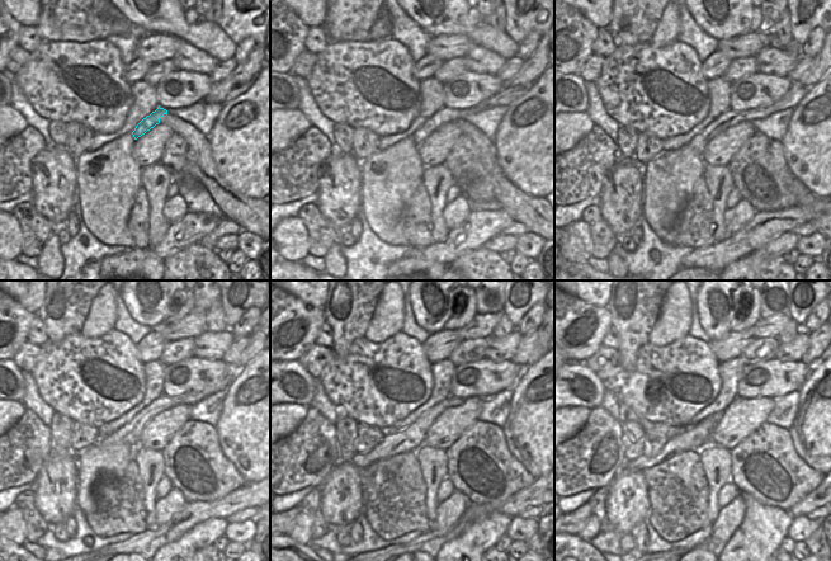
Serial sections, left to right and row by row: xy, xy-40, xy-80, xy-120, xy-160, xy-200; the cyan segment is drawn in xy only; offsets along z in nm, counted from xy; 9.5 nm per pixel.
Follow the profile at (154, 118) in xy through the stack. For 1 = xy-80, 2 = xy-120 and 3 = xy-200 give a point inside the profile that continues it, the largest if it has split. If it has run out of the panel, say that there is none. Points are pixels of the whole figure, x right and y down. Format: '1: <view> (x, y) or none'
1: xy-80 (793, 97)
2: xy-120 (130, 434)
3: xy-200 (693, 435)

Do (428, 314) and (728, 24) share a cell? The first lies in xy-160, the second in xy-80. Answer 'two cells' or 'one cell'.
one cell

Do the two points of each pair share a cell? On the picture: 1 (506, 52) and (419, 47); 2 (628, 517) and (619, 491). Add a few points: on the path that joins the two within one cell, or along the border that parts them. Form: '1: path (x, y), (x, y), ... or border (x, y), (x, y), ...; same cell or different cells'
1: border (410, 17), (433, 37); different cells
2: path (626, 510), (623, 498); same cell

